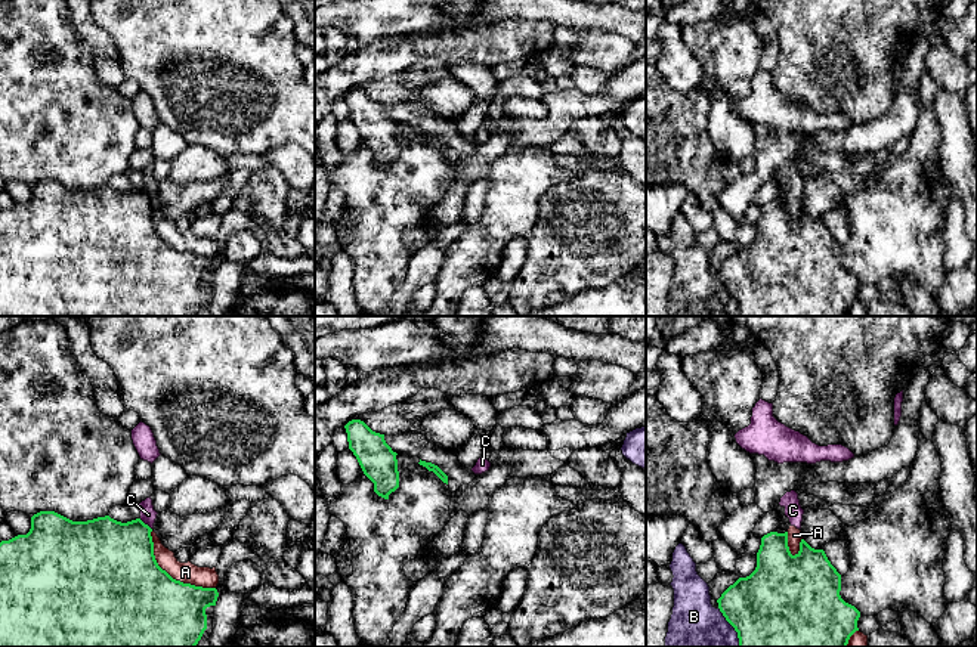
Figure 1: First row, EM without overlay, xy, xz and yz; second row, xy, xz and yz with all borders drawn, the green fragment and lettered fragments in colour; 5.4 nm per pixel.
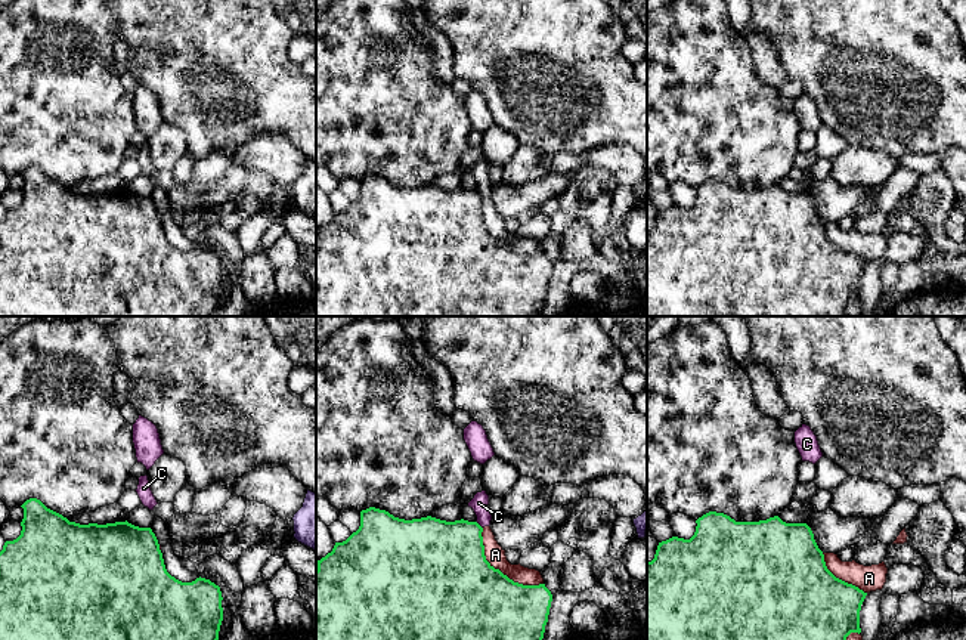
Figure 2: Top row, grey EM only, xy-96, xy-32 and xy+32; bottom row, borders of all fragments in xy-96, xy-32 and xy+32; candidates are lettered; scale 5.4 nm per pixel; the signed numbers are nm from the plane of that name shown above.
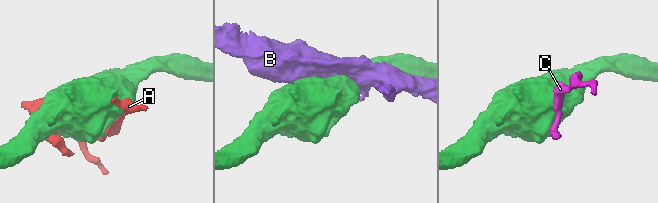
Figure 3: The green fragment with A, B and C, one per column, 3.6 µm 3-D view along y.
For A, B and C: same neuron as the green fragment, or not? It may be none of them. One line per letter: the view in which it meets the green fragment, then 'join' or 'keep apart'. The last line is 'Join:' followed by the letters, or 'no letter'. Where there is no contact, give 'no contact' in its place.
A: contact in xy; keep apart
B: contact in yz; keep apart
C: contact in xy; keep apart
Join: no letter

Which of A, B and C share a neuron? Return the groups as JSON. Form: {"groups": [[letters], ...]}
{"groups": [["A", "C"], ["B"]]}

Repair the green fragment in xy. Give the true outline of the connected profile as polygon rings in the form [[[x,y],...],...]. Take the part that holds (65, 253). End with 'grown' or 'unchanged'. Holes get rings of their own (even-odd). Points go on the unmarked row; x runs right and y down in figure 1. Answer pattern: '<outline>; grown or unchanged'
[[[40,180],[31,186],[27,204],[0,211],[0,316],[195,316],[207,298],[205,278],[216,275],[216,257],[202,257],[173,248],[154,225],[152,198],[140,188],[121,192],[109,185],[87,191],[72,191],[55,180]]]; unchanged

